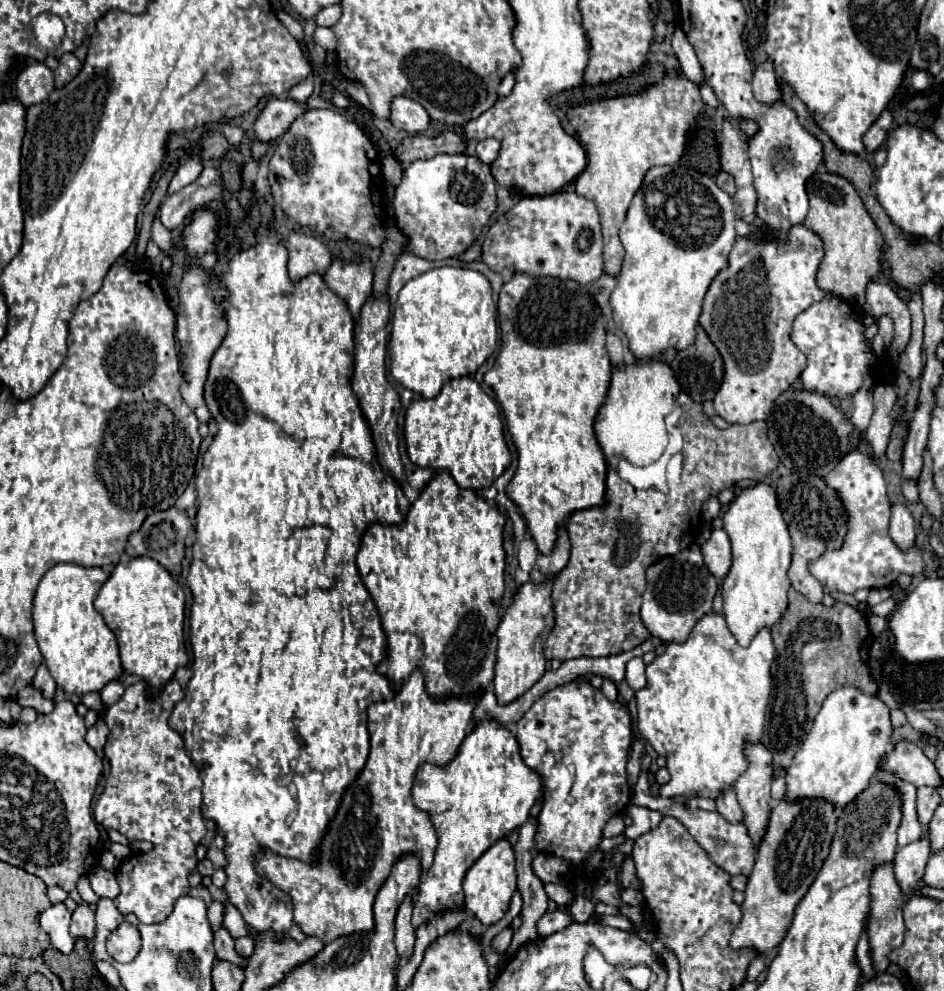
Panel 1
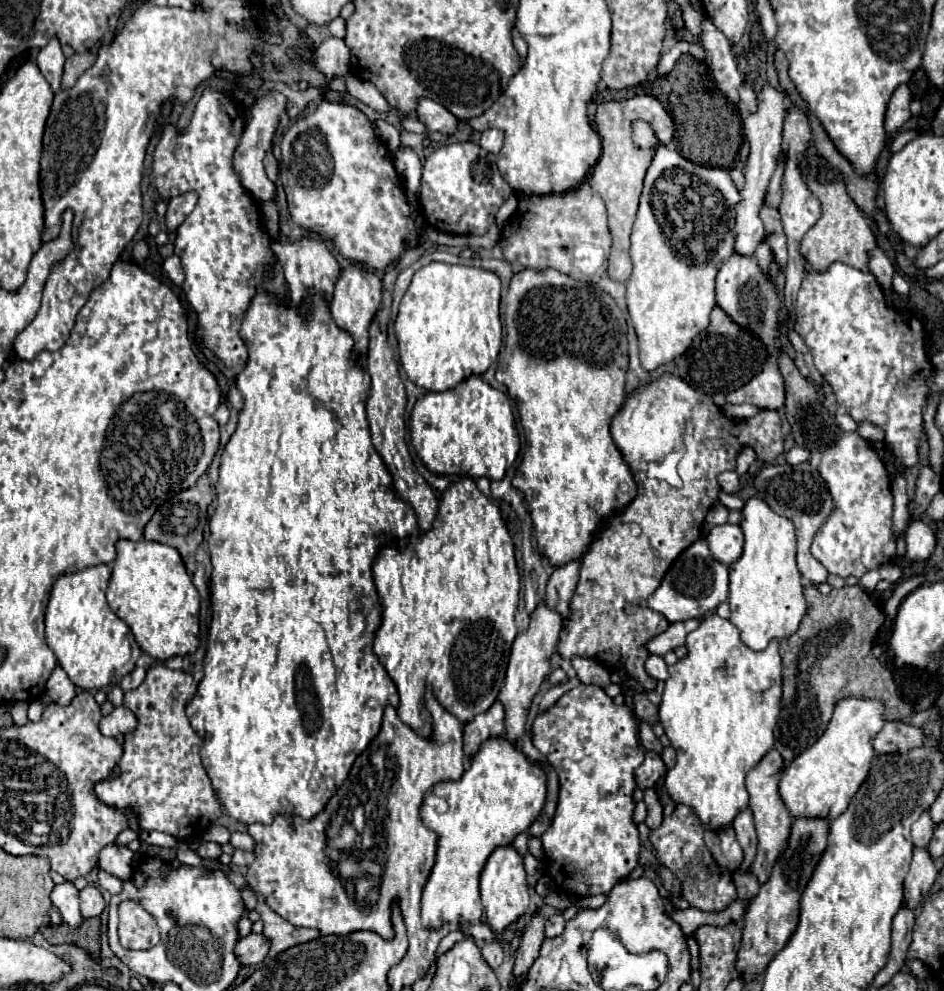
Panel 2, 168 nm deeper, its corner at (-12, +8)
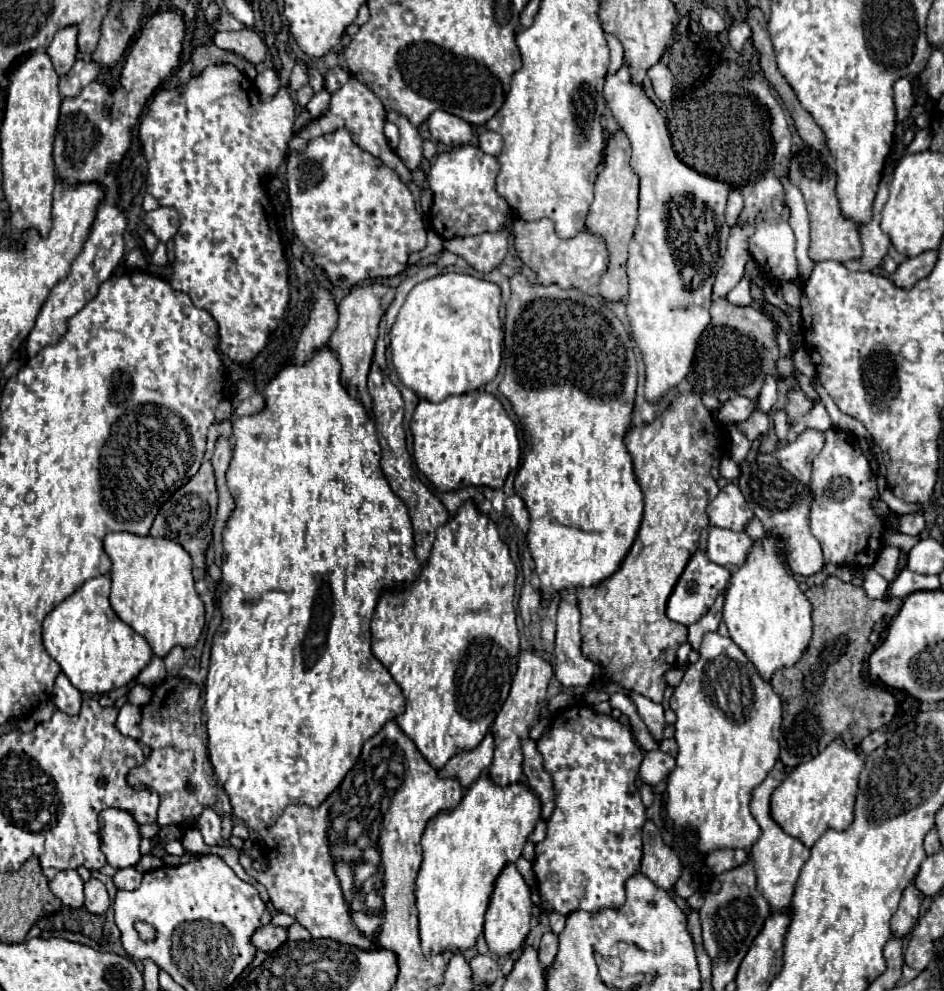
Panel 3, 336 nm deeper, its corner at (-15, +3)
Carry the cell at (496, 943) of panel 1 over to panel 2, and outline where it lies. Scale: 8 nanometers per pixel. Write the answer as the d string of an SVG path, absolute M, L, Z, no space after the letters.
M488 943L488 945L484 945L484 947L480 949L480 953L482 953L482 959L484 959L492 969L500 967L502 957L504 957L500 945L496 945L496 943Z

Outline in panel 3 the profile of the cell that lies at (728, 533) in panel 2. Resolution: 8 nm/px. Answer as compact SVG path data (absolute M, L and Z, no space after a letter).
M709 528L709 540L707 540L707 556L711 562L719 566L731 566L739 568L747 552L751 550L753 540L745 532L731 532L725 528Z

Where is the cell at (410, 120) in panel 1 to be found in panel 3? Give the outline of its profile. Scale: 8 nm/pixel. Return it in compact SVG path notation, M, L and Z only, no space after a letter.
M435 110L429 120L429 132L431 132L431 138L437 140L437 142L443 142L445 146L461 146L461 144L469 144L471 138L473 138L473 132L471 132L471 126L449 114L449 112L443 112L443 110Z

